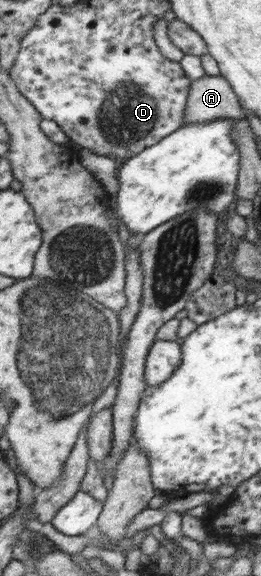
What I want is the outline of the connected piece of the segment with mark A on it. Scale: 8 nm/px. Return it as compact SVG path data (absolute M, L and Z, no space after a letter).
M206 75L192 80L182 123L202 123L215 119L242 119L243 109L230 84L220 75Z

